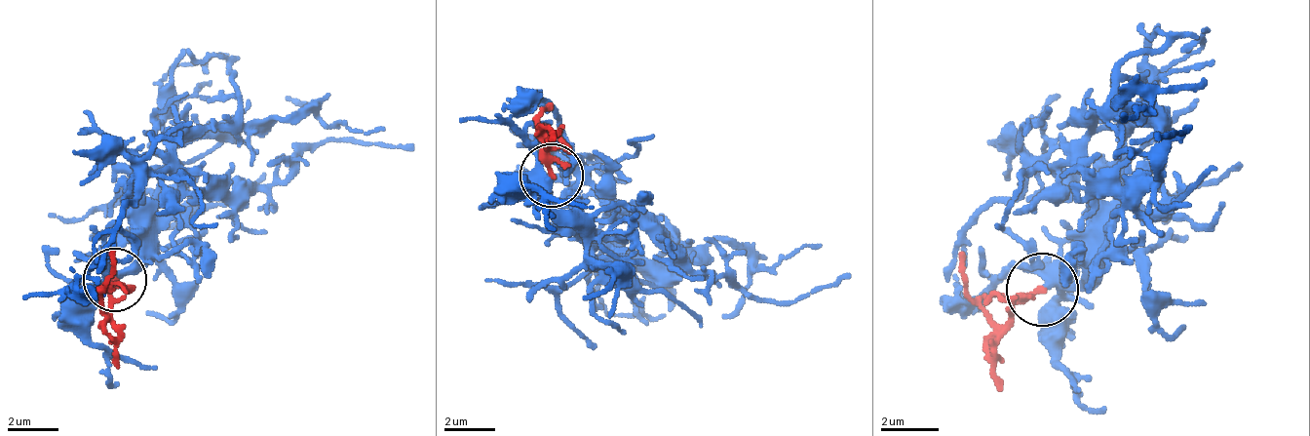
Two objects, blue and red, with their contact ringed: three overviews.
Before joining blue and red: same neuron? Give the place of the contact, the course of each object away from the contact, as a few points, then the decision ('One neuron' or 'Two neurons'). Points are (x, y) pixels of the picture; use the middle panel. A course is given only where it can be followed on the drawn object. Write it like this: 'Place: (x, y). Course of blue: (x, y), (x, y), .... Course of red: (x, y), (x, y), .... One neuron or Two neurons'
Place: (552, 176). Course of blue: (553, 174), (547, 199), (641, 282), (680, 275), (712, 244), (744, 257), (756, 269), (807, 244), (820, 250). Course of red: (553, 174), (553, 141). One neuron

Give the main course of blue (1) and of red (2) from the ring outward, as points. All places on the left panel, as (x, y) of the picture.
1: (116, 282), (110, 275), (129, 262), (135, 224), (205, 154), (307, 110), (320, 123), (383, 129)
2: (116, 282), (116, 371)

